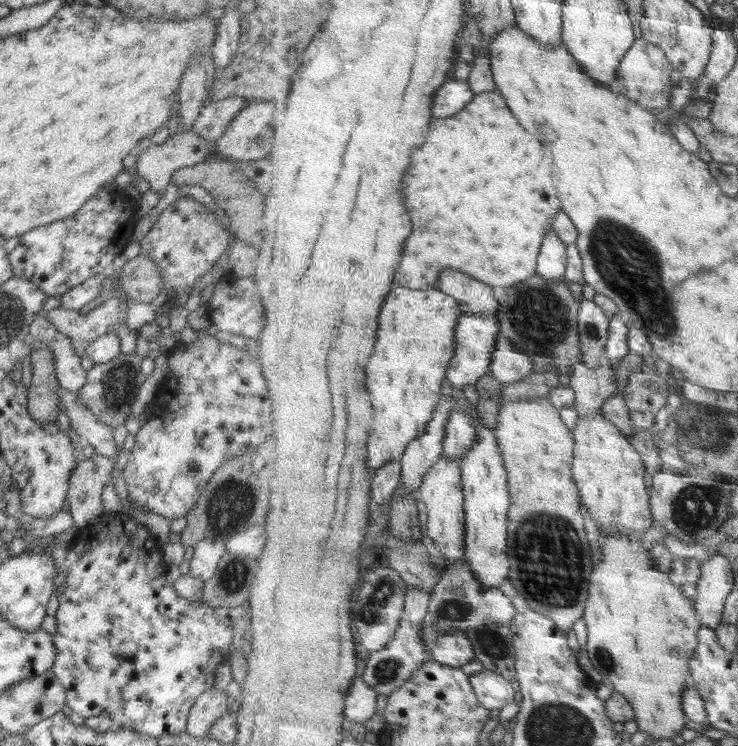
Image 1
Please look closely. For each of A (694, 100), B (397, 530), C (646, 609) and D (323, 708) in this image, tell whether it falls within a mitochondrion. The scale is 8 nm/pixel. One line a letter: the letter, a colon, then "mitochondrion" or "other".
A: other
B: other
C: other
D: other

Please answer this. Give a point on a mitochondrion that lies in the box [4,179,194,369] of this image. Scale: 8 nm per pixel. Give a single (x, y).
(46, 203)

